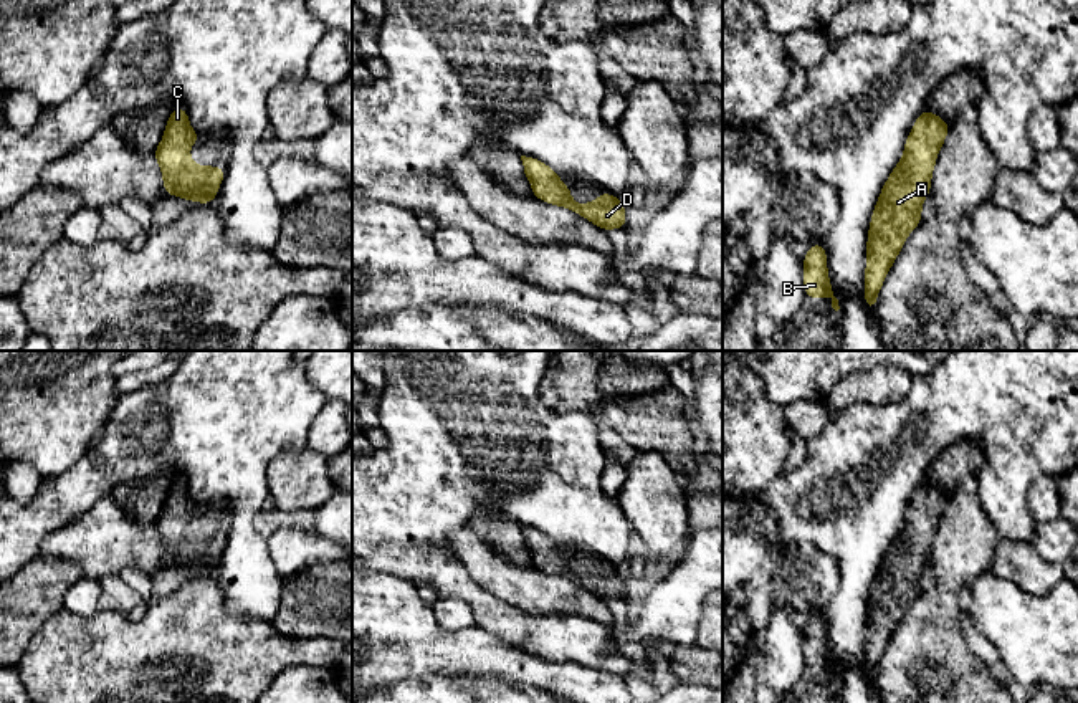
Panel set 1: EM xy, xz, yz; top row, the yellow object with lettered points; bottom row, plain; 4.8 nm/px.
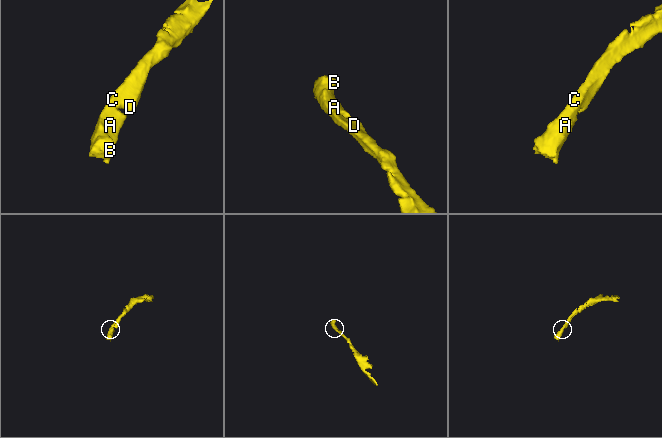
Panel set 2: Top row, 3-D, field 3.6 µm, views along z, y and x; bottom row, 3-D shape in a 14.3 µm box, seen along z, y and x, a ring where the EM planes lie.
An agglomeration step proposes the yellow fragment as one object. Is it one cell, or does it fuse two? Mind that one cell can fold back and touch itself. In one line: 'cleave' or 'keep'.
keep

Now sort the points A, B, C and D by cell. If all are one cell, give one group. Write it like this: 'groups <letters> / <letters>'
groups A B C D

